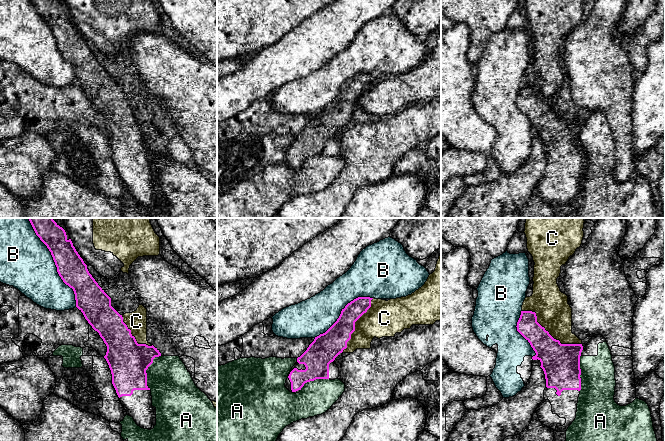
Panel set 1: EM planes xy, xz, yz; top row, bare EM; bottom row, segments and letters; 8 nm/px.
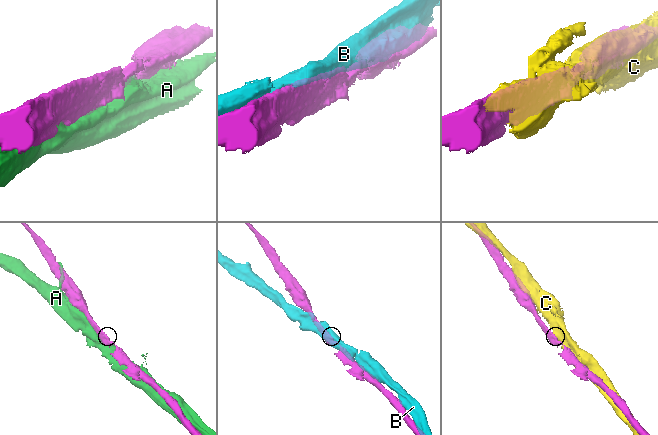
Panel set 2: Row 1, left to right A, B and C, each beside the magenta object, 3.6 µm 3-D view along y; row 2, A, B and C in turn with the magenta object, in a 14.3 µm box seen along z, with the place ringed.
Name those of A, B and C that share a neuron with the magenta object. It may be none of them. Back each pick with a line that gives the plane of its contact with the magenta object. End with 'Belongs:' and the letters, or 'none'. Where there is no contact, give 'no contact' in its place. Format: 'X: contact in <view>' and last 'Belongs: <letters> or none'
Belongs: none

